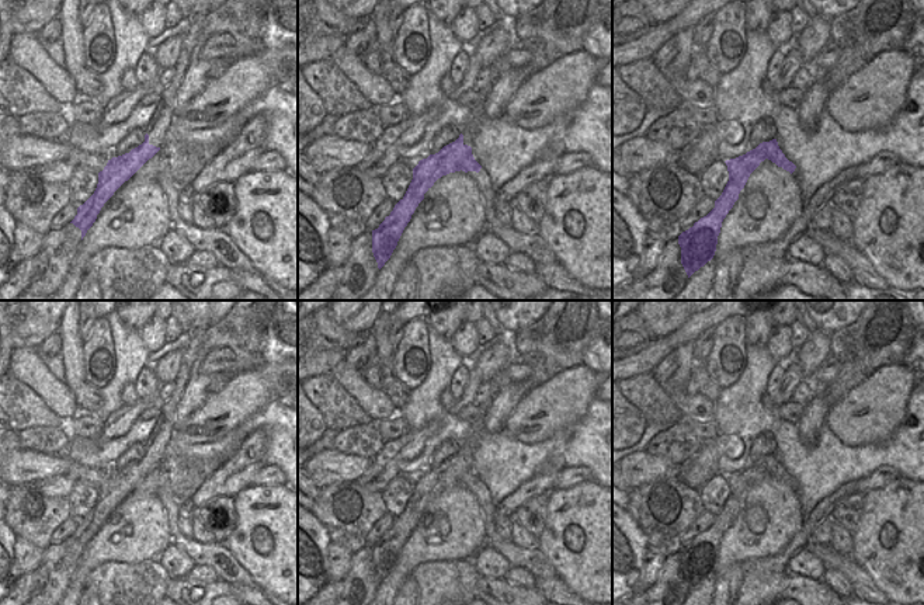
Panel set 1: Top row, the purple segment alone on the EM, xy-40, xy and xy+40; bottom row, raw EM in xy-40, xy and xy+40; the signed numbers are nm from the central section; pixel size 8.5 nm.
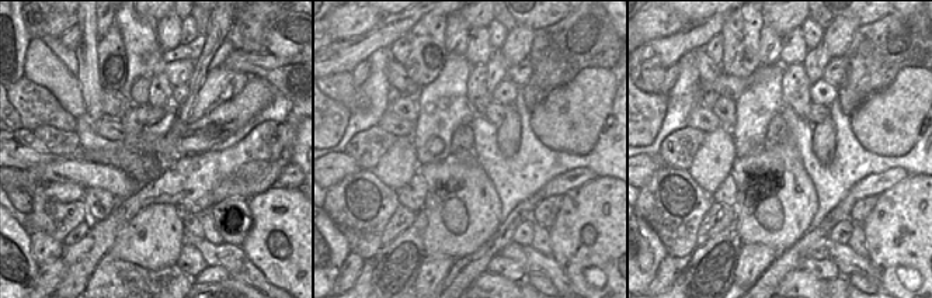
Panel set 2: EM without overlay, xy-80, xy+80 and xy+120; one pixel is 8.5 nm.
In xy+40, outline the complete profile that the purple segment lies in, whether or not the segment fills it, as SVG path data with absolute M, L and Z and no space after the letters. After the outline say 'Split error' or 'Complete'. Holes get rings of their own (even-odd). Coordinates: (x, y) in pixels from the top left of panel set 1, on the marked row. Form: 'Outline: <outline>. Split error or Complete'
Outline: M777 139L763 142L746 154L725 161L729 181L722 195L715 201L715 208L678 236L681 264L688 278L713 258L723 219L739 199L750 174L765 159L791 174L796 168L782 153Z. Complete.

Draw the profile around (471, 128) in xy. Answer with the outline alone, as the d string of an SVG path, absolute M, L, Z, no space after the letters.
M482 111L477 112L475 118L472 118L466 125L463 125L461 129L461 133L463 135L463 145L473 146L473 138L479 129L479 121L483 119Z

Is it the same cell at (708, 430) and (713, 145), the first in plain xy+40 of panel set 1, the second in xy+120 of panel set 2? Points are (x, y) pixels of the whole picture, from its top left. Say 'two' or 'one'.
two

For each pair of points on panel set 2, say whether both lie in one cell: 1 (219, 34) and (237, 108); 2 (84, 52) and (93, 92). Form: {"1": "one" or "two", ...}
{"1": "two", "2": "one"}

